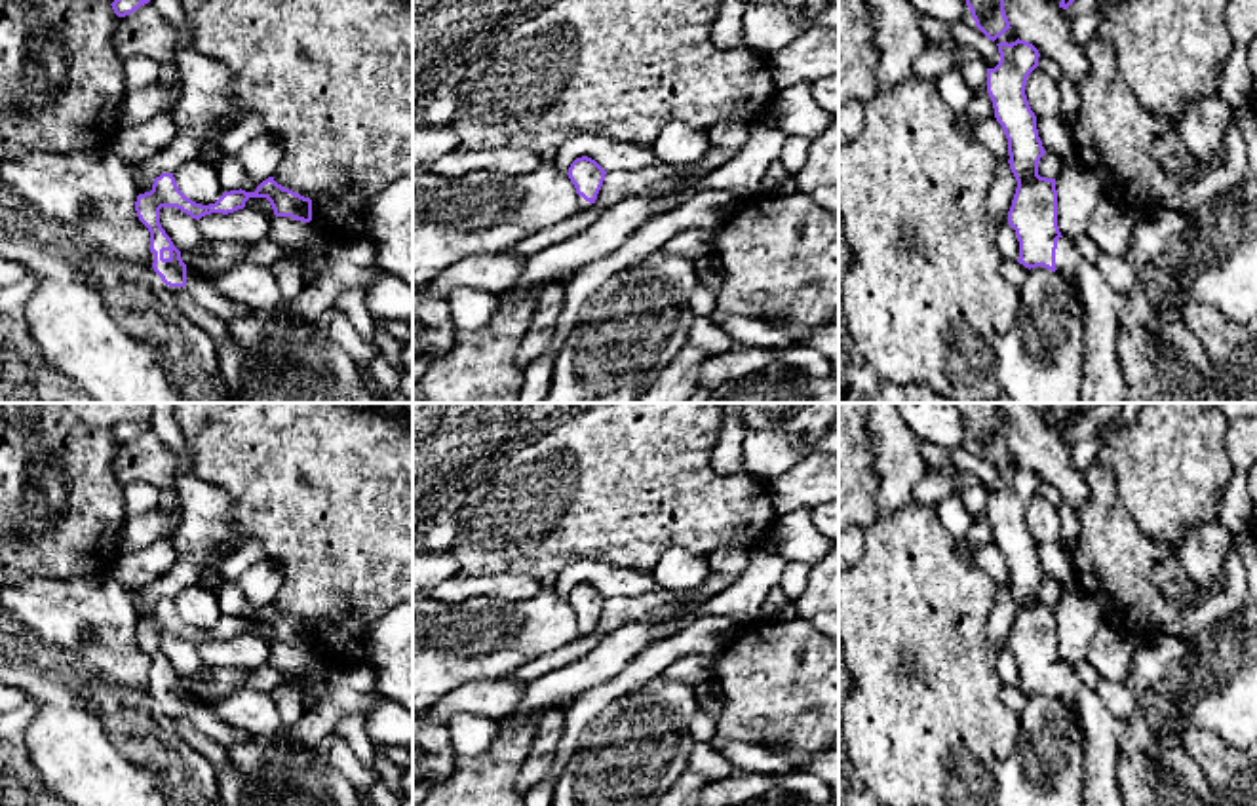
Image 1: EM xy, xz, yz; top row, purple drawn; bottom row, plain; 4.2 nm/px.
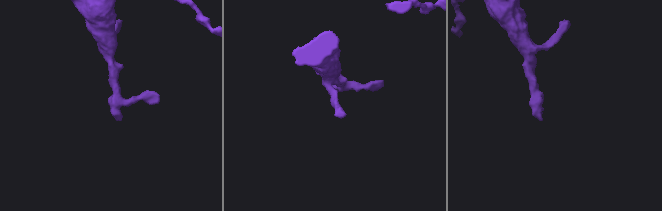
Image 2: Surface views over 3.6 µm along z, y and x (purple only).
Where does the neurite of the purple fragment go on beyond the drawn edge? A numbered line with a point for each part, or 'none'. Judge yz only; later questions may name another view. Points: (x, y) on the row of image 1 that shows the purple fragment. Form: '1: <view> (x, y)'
1: yz (1102, 383)

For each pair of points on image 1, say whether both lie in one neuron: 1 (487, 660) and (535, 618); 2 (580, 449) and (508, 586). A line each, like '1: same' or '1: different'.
1: same
2: different

